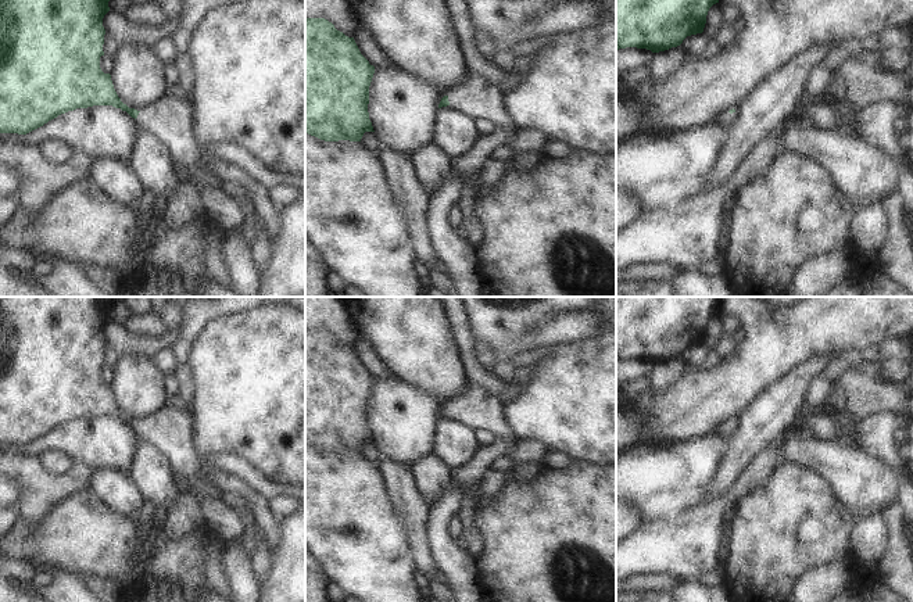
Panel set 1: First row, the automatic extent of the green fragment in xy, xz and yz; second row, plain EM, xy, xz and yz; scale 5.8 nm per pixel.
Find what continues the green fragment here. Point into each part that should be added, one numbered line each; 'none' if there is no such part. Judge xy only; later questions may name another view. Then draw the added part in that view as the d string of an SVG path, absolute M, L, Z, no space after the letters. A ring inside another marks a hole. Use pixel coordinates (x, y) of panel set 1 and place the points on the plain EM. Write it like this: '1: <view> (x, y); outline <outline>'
1: xy (169, 430); outline M165 405L143 419L137 437L158 449L172 467L175 479L196 479L201 458L194 445L194 416L191 411Z

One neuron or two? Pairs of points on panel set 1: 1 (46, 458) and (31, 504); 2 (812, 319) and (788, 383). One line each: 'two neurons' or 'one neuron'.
1: two neurons
2: two neurons

